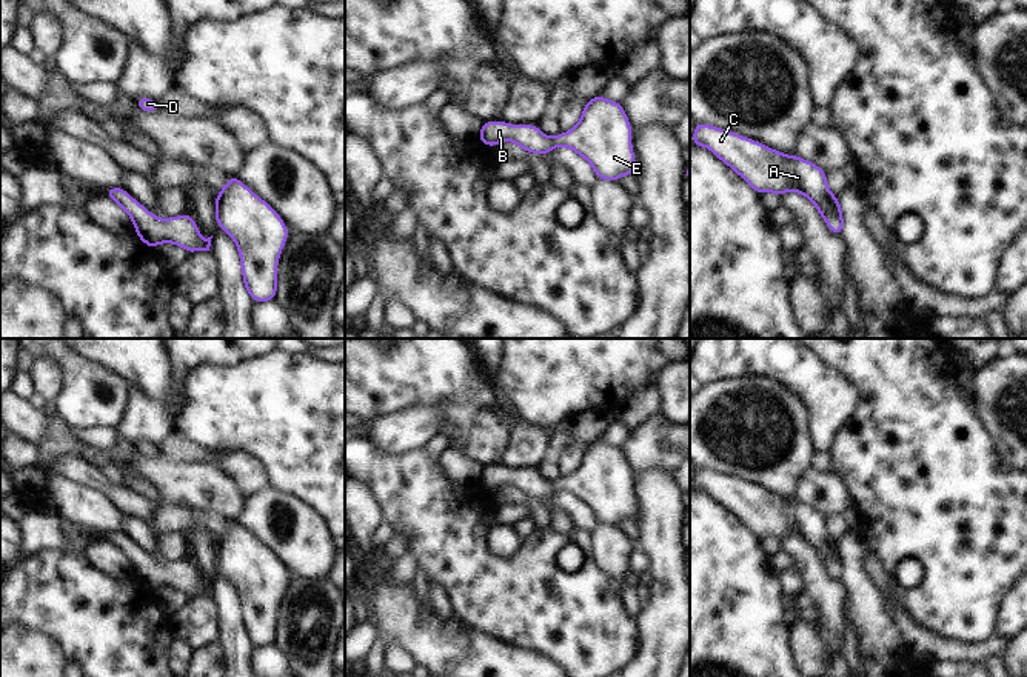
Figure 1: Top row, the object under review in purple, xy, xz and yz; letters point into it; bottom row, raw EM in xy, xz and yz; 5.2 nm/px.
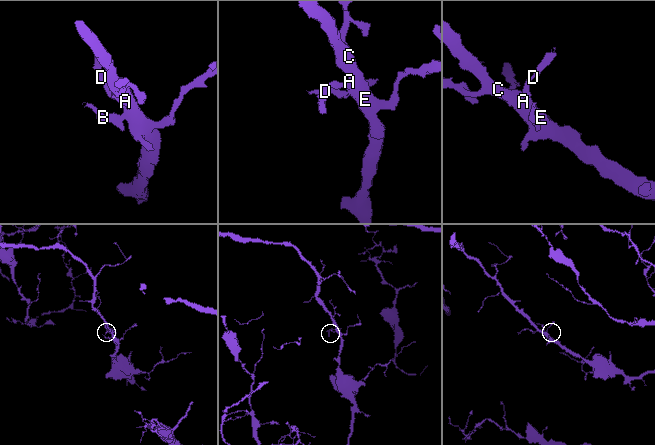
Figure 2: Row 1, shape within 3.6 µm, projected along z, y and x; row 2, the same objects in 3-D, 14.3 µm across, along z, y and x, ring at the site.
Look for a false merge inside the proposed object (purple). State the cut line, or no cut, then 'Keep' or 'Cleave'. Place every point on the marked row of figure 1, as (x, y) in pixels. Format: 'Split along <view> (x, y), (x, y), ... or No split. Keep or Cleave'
No split. Keep.

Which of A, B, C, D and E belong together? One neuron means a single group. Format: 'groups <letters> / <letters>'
groups A B C D E

